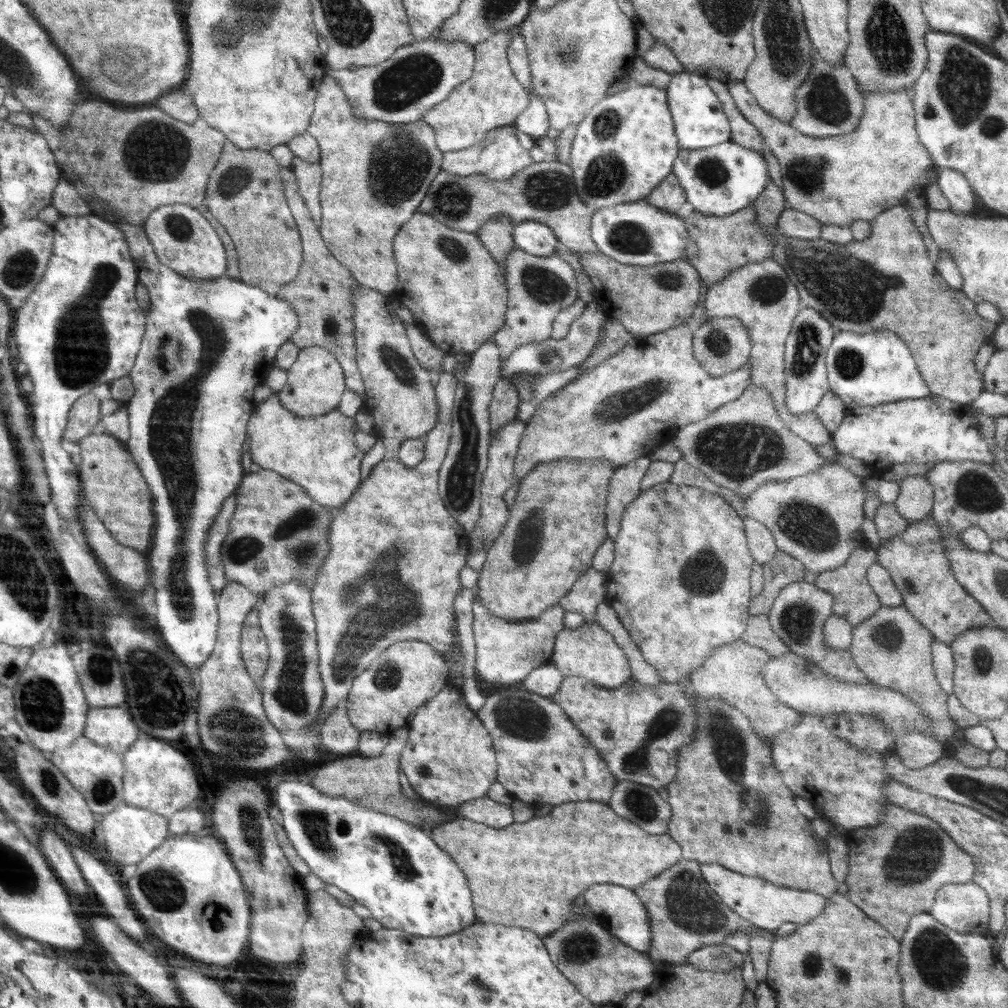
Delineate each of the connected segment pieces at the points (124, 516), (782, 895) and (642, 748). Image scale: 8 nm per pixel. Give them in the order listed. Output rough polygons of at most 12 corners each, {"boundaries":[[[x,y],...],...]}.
{"boundaries":[[[78,444],[83,496],[118,544],[147,554],[152,497],[126,445]],[[700,862],[738,916],[766,931],[814,920],[828,900]],[[564,677],[550,697],[616,781],[675,779],[696,708],[678,683]]]}

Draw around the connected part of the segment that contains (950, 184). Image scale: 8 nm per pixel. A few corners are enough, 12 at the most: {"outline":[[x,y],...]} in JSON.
{"outline":[[937,168],[935,183],[950,211],[968,215],[975,194],[964,175]]}

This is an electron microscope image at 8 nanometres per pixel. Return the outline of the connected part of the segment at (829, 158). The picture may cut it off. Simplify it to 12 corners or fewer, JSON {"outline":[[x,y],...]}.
{"outline":[[728,89],[778,159],[790,209],[849,227],[935,166],[906,90],[844,136],[805,136]]}

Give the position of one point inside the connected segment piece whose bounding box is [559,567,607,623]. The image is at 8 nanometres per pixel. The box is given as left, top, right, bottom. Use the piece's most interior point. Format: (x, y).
(589, 590)

